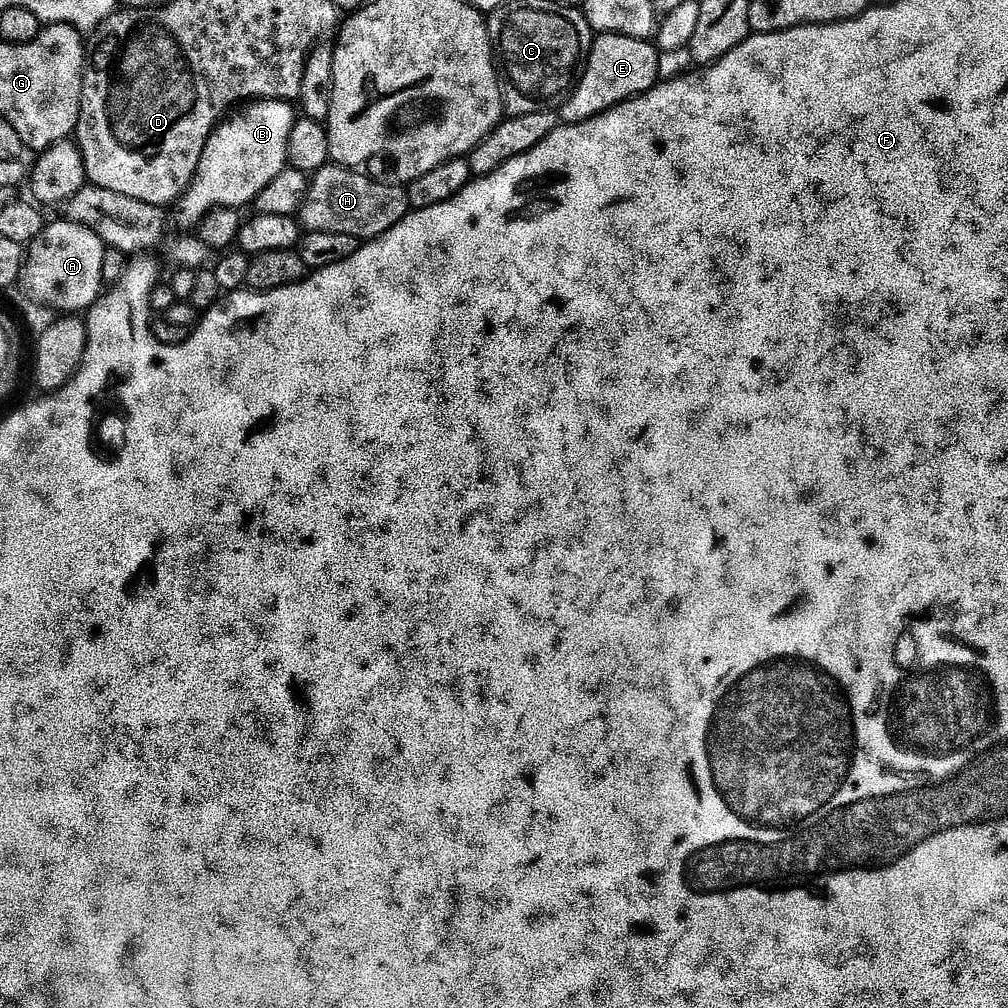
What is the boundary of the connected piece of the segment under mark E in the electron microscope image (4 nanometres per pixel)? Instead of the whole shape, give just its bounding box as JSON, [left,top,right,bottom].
[558,32,662,124]

